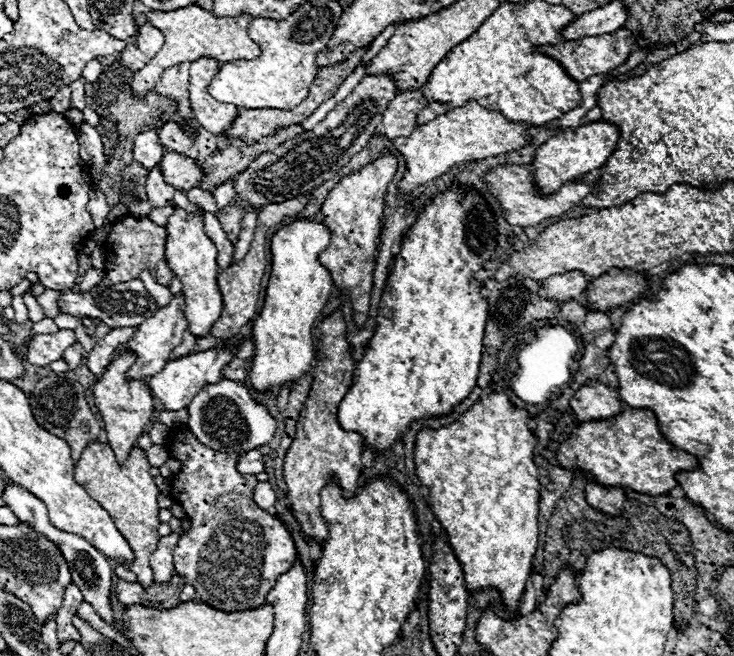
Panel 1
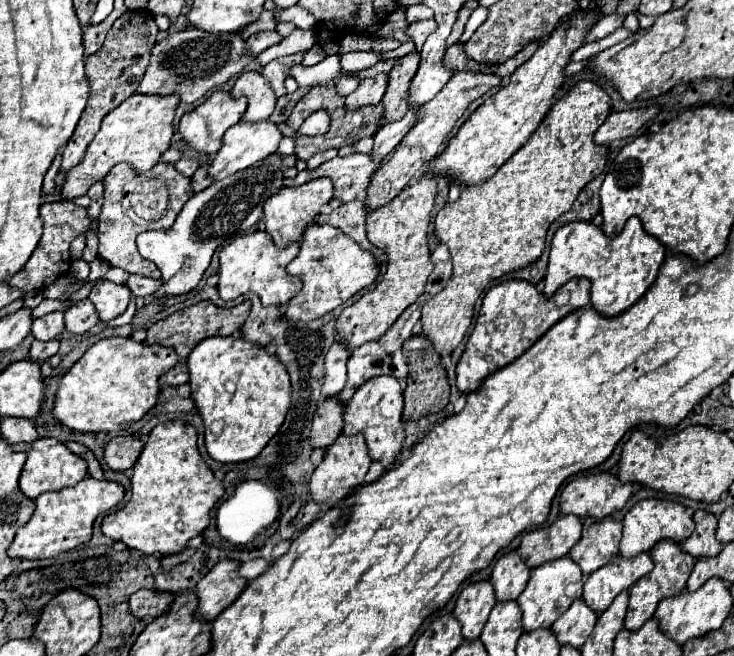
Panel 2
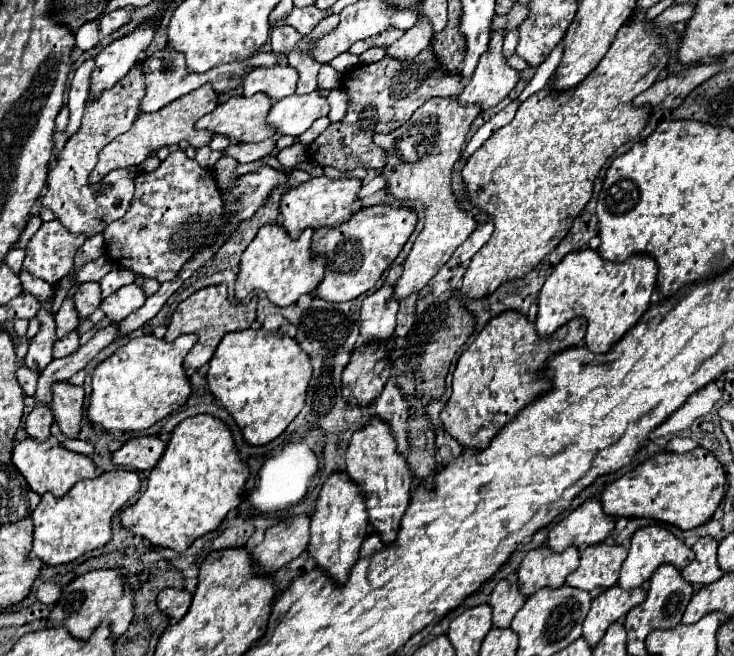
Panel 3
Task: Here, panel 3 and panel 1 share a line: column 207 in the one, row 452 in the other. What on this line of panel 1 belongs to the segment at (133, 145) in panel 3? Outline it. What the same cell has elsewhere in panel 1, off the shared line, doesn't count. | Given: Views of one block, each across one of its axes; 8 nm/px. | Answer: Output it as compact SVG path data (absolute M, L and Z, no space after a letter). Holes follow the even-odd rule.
M94 440L86 446L82 458L78 460L74 478L86 490L90 490L92 498L96 498L100 502L100 506L104 506L104 510L108 510L108 514L112 514L112 520L116 522L118 530L124 534L124 538L130 542L130 546L134 550L134 562L130 562L130 570L138 576L138 582L142 586L146 586L146 588L152 586L154 576L152 576L152 568L150 568L150 556L156 550L156 544L160 540L160 536L156 532L156 528L160 524L160 520L158 520L160 506L156 502L160 490L156 488L156 484L152 480L150 464L146 460L144 450L134 446L126 464L120 466L116 462L114 450L108 446L108 442Z

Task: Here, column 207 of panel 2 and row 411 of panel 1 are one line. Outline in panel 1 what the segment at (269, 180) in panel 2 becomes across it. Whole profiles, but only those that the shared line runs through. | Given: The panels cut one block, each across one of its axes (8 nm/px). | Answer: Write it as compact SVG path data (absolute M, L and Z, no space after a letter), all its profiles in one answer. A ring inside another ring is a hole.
M228 378L218 382L216 386L206 386L198 398L194 398L188 406L188 428L204 446L212 450L228 450L228 452L250 452L262 444L268 444L274 438L278 422L270 416L268 408L248 392L246 386L236 384Z

